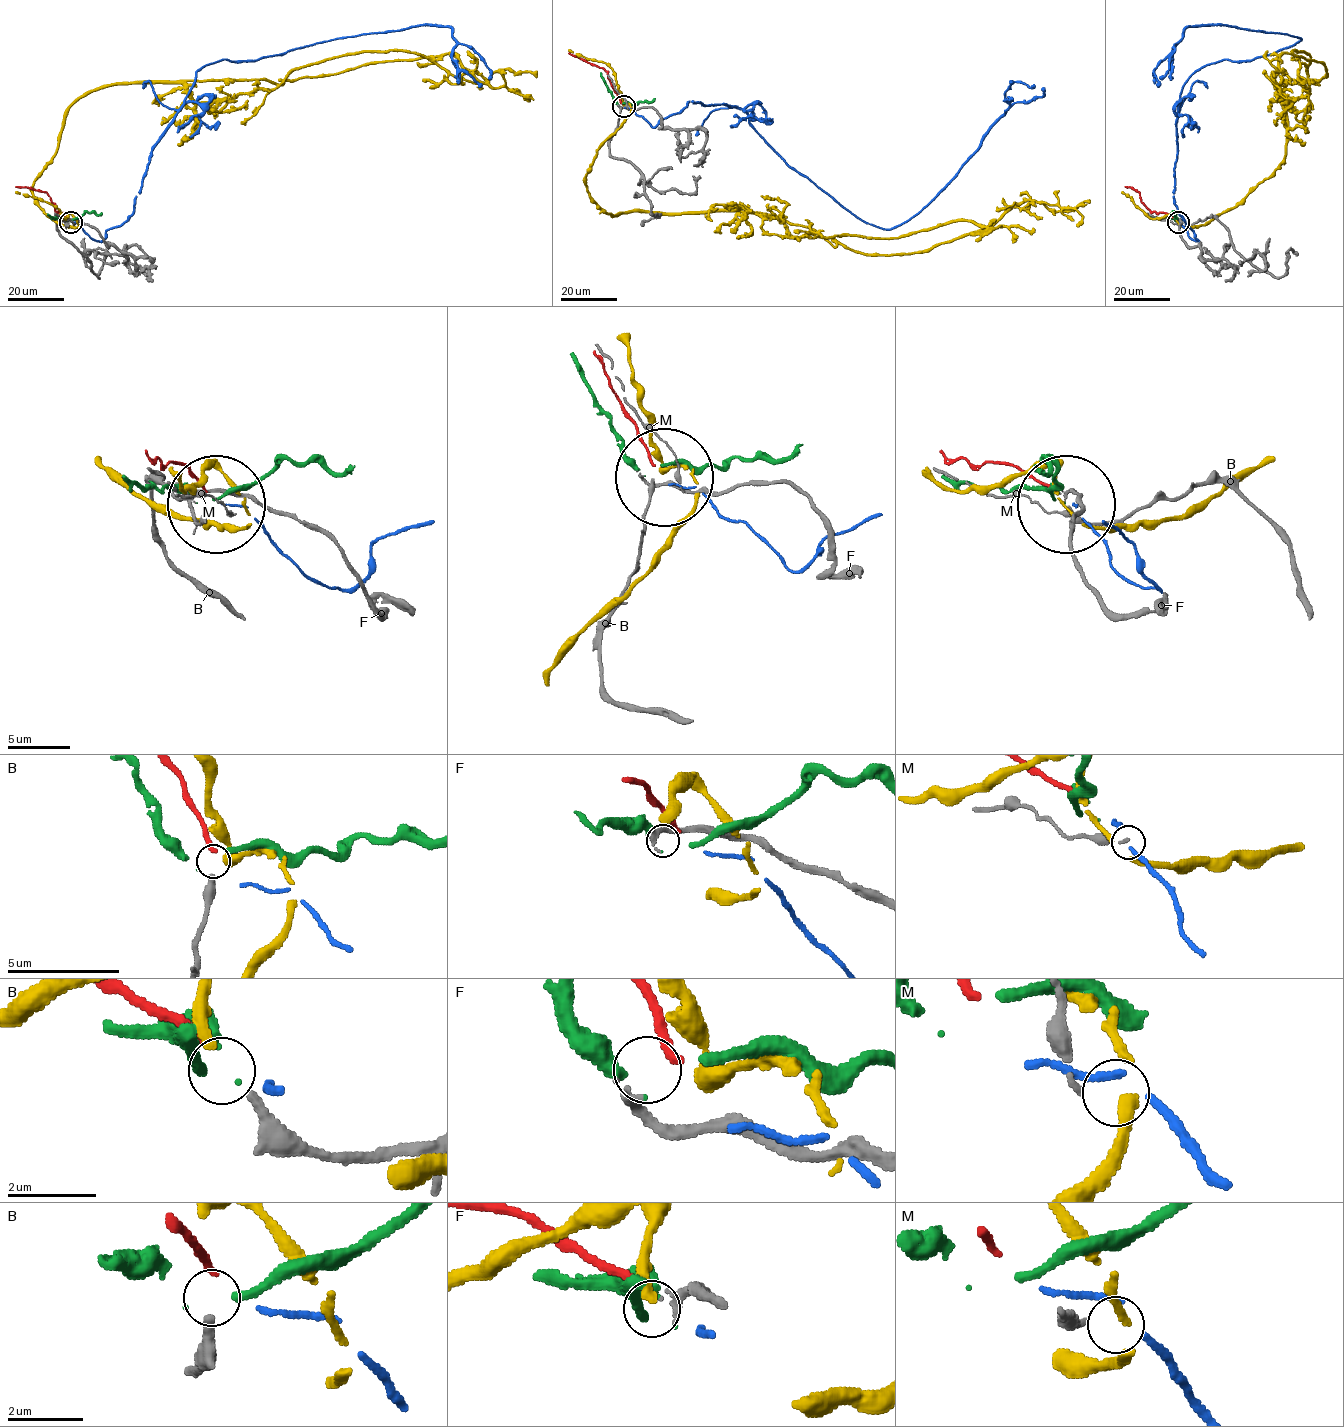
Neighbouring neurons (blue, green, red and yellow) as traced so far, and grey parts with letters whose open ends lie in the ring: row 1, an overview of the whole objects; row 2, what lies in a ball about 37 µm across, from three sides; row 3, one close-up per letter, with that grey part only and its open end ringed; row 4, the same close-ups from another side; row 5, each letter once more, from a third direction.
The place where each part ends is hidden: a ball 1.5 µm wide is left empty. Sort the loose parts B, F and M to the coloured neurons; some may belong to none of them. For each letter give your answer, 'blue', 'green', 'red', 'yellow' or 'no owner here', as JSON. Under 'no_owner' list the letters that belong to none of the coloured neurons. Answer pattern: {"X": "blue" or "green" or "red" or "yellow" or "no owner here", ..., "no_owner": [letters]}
{"B": "red", "F": "green", "M": "no owner here", "no_owner": ["M"]}

